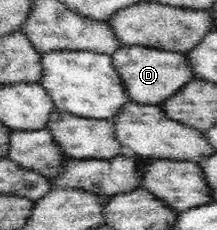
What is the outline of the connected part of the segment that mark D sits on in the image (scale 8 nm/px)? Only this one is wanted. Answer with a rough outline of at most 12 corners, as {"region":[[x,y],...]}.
{"region":[[186,54],[110,55],[133,102],[159,105],[194,77]]}

